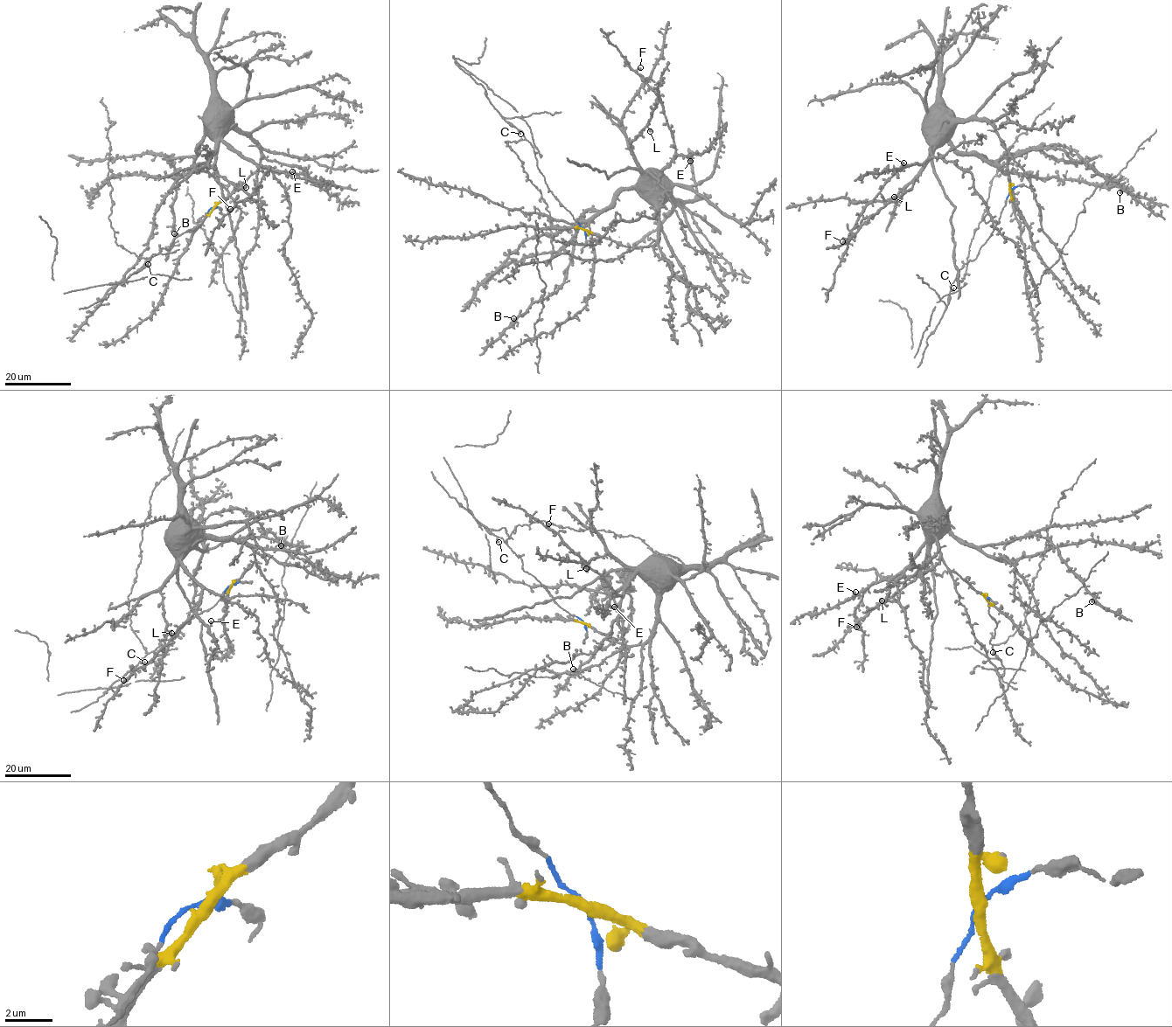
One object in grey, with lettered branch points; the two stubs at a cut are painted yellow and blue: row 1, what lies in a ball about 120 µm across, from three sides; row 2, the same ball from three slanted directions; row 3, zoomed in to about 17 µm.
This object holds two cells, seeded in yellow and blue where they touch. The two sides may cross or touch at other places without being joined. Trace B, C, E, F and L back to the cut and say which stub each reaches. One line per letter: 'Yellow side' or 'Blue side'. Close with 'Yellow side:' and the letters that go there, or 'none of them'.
B: Yellow side
C: Blue side
E: Yellow side
F: Yellow side
L: Yellow side
Yellow side: B, E, F, L

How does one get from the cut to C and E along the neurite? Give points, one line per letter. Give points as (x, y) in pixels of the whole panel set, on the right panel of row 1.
C: (1010, 190), (989, 237), (975, 259), (965, 263), (958, 273), (951, 285), (951, 289), (953, 287)
E: (1010, 190), (1006, 151), (994, 128), (986, 121), (952, 124), (931, 145), (931, 157), (902, 168), (903, 163)

